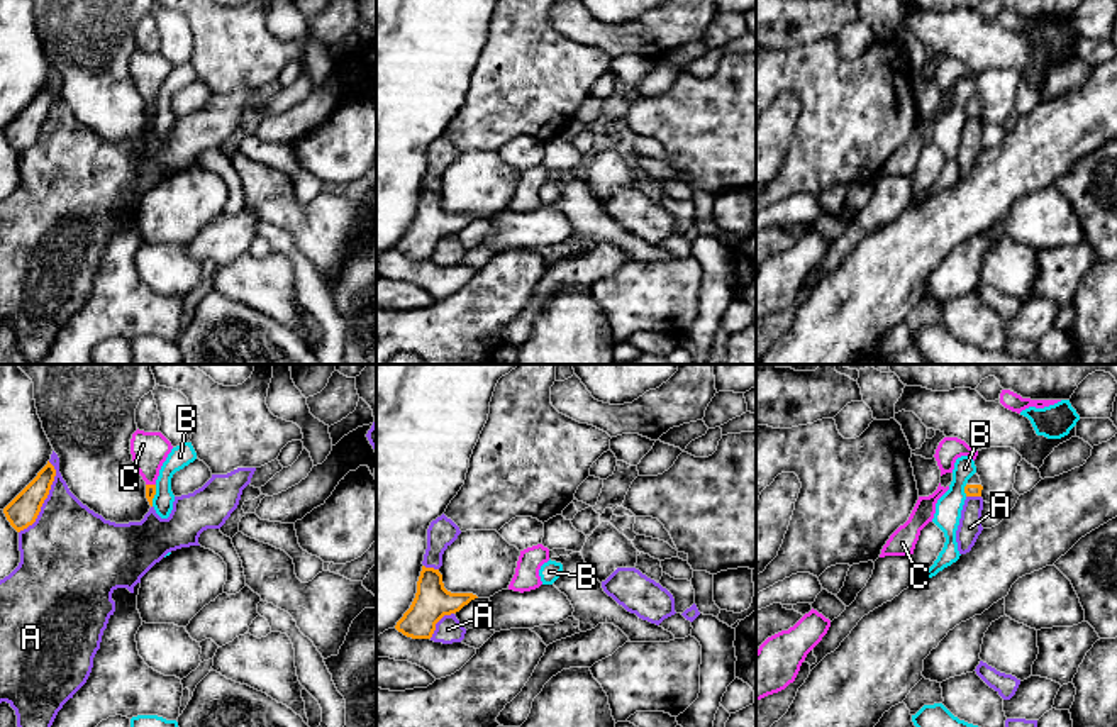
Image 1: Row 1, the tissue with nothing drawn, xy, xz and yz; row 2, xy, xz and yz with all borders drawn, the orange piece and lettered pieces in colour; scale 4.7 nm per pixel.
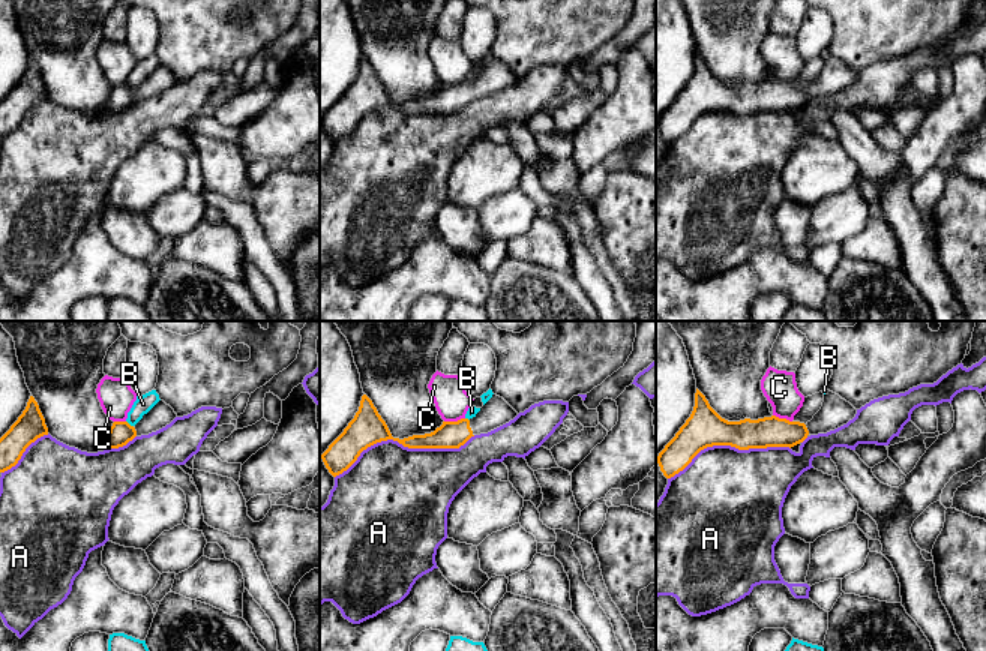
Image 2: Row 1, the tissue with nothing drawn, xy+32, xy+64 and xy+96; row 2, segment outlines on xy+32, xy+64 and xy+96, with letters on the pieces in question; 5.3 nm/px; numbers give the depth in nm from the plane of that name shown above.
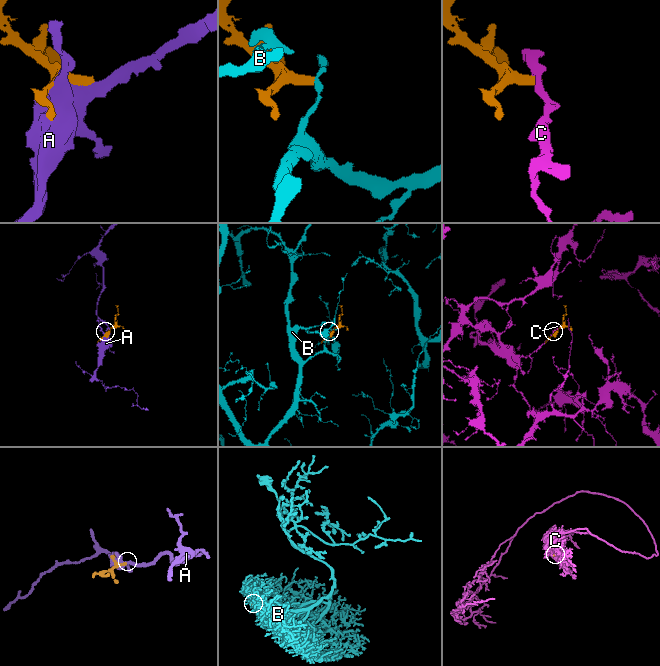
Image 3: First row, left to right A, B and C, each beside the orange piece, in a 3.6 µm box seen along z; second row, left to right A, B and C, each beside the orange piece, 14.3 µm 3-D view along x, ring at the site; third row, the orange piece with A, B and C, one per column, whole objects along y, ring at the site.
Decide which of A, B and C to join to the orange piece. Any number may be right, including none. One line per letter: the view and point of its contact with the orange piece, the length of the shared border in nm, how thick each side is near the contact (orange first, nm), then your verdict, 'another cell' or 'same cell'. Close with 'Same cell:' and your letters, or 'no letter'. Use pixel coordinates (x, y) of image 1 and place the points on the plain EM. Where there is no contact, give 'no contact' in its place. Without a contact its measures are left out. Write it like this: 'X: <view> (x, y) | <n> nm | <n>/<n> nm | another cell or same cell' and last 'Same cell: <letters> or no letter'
A: xy (46, 117) | 380 nm | 150/400 nm | another cell
B: yz (965, 110) | 60 nm | 60/130 nm | another cell
C: xy (151, 105) | 50 nm | 50/180 nm | another cell
Same cell: no letter

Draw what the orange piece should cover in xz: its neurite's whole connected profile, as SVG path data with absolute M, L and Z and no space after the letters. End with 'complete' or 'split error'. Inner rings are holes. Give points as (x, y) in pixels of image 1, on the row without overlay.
M422 186L415 219L395 249L412 259L431 259L444 236L459 232L475 219L473 214L447 212L439 190Z; complete

